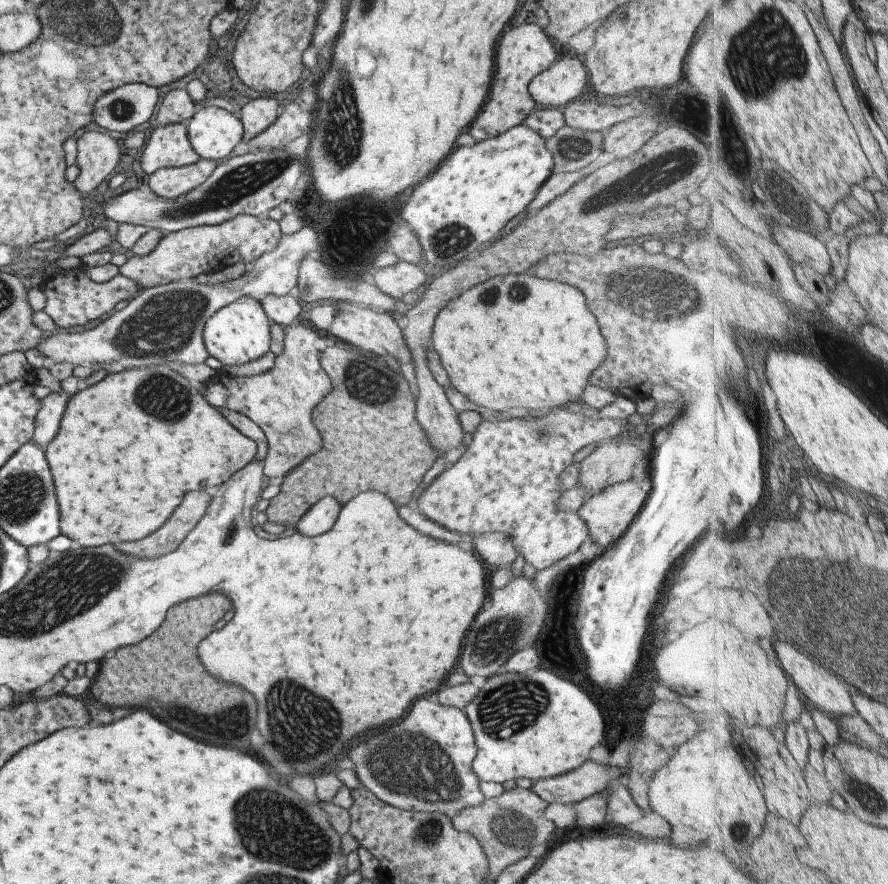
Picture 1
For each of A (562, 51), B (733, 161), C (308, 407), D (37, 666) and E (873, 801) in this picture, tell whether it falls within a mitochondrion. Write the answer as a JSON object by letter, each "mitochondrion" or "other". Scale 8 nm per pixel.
{"A":"other","B":"other","C":"other","D":"other","E":"mitochondrion"}

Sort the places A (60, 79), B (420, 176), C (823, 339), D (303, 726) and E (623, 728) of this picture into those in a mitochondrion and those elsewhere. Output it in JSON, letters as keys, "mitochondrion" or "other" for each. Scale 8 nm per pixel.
{"A":"other","B":"other","C":"other","D":"mitochondrion","E":"other"}

